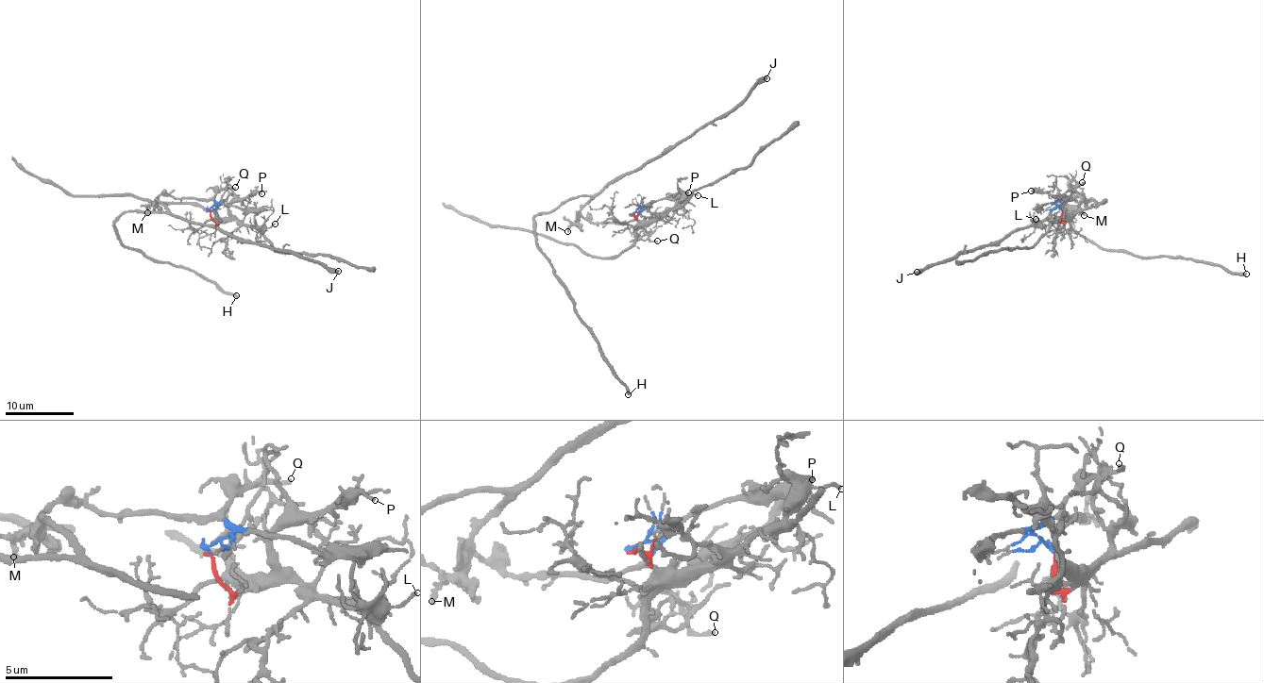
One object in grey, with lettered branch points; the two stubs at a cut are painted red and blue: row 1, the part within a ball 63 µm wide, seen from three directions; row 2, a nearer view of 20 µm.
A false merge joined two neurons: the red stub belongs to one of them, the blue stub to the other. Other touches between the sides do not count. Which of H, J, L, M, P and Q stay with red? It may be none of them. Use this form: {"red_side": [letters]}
{"red_side": ["L", "P"]}

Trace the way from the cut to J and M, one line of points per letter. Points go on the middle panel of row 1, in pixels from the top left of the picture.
J: (632, 215), (639, 212), (625, 224), (589, 222), (581, 212), (597, 192), (726, 118), (767, 77)
M: (632, 215), (639, 212), (625, 224), (596, 224), (581, 217), (566, 231)

